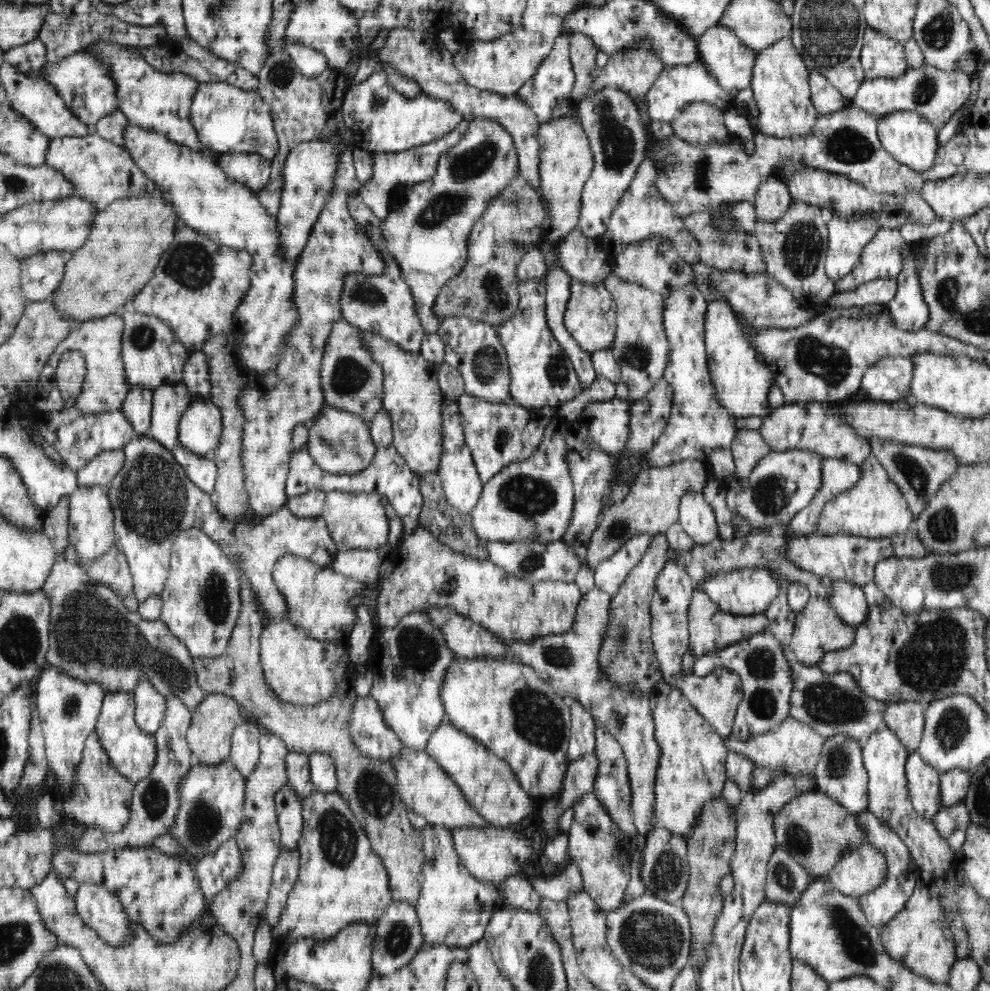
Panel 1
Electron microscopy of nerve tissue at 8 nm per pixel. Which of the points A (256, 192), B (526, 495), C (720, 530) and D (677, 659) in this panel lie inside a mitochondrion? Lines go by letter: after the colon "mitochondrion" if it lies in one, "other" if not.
A: other
B: mitochondrion
C: other
D: other

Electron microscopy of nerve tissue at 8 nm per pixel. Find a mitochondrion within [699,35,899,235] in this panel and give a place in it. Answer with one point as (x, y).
(846, 145)

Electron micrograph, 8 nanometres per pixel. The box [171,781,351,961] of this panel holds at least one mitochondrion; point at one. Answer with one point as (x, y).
(204, 823)

